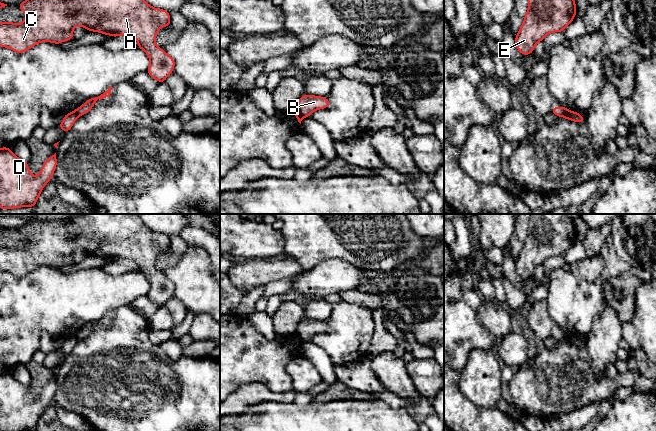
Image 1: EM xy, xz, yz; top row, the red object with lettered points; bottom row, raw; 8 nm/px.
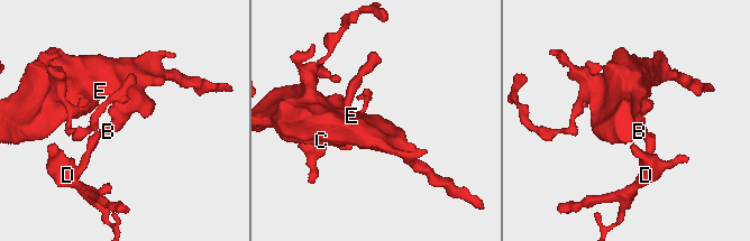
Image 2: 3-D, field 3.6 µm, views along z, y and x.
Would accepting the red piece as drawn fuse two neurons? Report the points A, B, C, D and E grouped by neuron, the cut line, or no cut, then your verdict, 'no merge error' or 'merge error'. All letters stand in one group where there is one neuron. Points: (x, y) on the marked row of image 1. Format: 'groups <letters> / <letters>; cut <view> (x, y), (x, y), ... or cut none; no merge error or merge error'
groups A B C E / D; cut xz (297, 107), (297, 110), (303, 117); merge error

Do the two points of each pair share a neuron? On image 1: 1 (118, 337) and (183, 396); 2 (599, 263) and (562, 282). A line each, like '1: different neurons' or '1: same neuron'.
1: same neuron
2: different neurons

